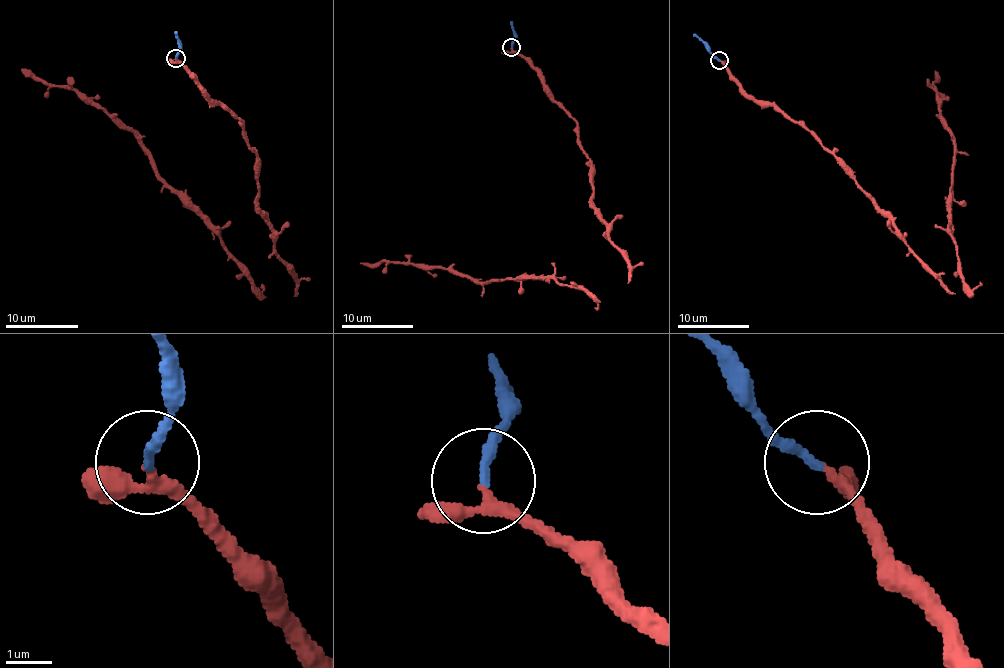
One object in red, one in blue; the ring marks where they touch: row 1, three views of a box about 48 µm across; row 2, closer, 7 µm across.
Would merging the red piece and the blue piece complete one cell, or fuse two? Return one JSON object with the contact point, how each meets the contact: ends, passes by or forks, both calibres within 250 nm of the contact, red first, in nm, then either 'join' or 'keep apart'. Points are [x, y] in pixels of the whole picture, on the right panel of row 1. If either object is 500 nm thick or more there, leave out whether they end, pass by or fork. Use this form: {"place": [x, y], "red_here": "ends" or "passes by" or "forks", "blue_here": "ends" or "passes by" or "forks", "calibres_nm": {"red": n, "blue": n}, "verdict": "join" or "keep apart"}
{"place": [719, 60], "red_here": "passes by", "blue_here": "ends", "calibres_nm": {"red": 200, "blue": 240}, "verdict": "join"}

